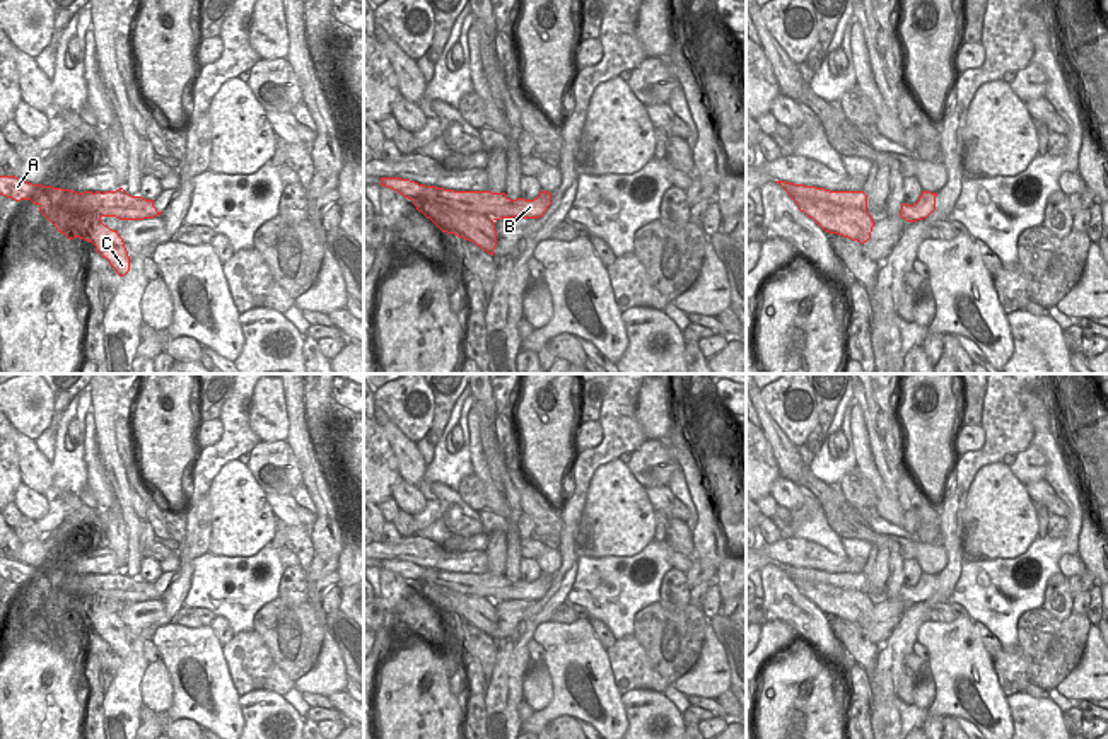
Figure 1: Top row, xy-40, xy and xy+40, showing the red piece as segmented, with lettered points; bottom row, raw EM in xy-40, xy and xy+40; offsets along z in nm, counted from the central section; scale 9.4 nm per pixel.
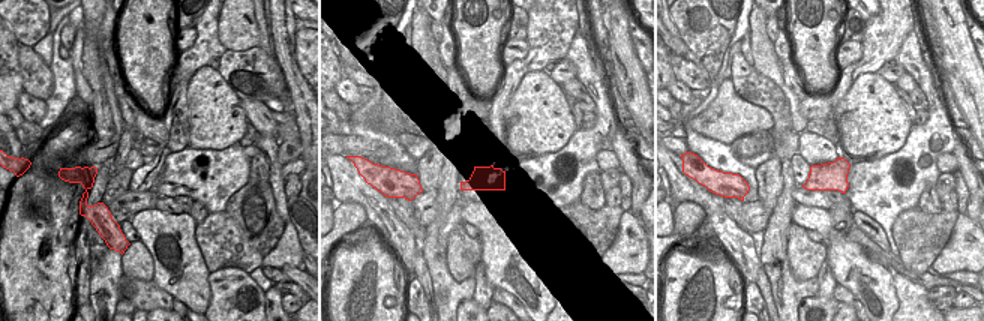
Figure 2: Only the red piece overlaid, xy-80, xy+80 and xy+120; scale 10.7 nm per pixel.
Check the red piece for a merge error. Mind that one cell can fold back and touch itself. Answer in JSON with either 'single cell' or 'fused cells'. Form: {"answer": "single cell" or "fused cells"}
{"answer": "fused cells"}

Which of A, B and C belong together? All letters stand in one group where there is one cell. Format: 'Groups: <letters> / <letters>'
Groups: A B / C

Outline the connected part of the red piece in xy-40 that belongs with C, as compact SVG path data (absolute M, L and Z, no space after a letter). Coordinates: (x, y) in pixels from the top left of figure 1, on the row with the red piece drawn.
M41 198L31 200L39 212L68 239L80 237L96 246L96 251L109 261L120 276L130 271L130 256L118 230L102 224L99 213L80 212L84 205L92 205L92 198L75 198L73 201L56 203Z

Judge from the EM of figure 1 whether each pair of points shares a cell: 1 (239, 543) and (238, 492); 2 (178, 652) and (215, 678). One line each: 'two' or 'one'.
1: one
2: one

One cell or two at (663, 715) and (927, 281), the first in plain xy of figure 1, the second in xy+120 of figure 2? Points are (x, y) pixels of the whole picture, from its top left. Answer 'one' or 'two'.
two

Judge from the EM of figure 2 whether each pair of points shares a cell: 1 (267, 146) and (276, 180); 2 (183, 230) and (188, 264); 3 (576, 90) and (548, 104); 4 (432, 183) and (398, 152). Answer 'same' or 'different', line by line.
1: same
2: same
3: different
4: different

